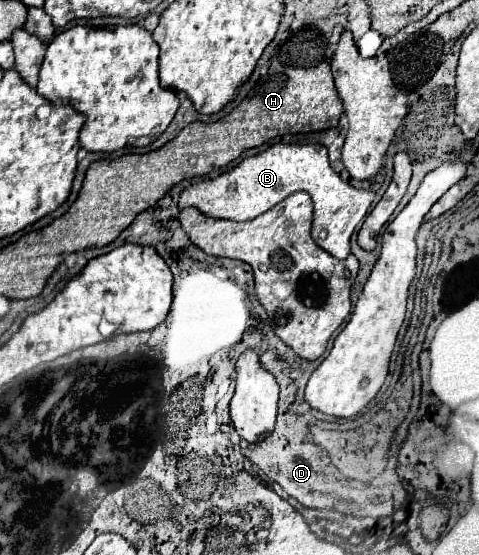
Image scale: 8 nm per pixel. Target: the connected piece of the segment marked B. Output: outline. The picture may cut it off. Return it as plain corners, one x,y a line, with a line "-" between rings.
274,144
256,156
244,158
232,170
222,172
216,178
188,186
182,192
178,206
196,206
200,212
214,218
252,220
298,190
308,192
314,202
314,242
332,256
344,260
350,254
350,236
366,216
374,200
374,192
360,190
344,182
326,164
326,148
320,144

